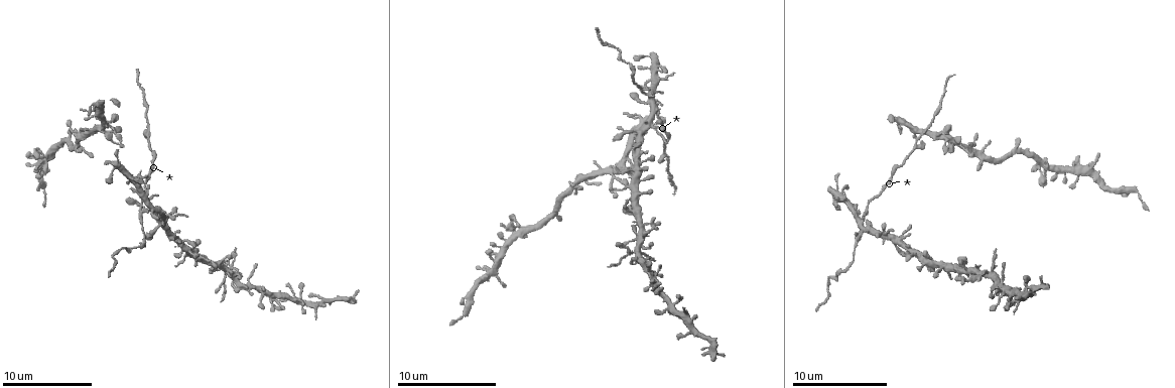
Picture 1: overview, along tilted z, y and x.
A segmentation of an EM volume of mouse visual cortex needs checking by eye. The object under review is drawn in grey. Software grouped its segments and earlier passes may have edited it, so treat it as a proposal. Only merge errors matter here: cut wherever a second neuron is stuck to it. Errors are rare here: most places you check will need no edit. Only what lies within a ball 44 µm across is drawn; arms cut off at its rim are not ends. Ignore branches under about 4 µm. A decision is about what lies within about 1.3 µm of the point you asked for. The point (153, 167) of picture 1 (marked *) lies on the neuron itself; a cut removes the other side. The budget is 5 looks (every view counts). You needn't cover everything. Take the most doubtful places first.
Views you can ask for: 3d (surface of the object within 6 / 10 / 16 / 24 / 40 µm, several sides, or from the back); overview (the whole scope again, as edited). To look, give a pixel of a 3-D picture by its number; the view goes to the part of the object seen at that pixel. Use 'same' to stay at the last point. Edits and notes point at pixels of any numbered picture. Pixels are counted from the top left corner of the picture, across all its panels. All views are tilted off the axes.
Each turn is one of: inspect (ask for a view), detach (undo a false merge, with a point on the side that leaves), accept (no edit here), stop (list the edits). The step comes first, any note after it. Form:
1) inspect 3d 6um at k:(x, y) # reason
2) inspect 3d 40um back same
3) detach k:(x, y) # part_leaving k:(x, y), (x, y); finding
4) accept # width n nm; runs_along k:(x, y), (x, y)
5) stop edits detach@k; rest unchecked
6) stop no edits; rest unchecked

inspect 3d 6um at 1:(667, 159) # sudden change in width

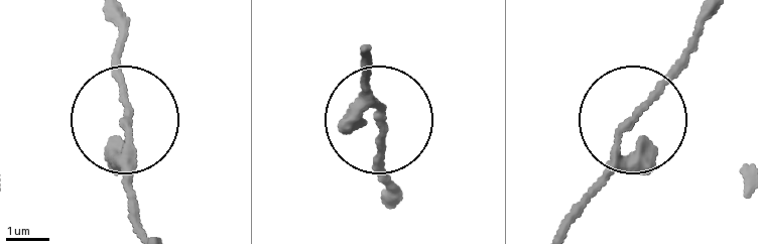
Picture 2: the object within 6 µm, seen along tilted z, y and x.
accept # width 180 nm; runs_along 2:(566, 223), (605, 170), (620, 127), (717, 14); all the same neuron

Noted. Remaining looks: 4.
inspect 3d 16um at 1:(651, 89)

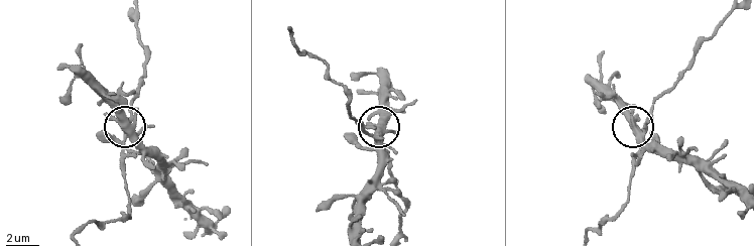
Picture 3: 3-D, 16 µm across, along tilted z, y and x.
inspect 3d 6um at 3:(636, 127)

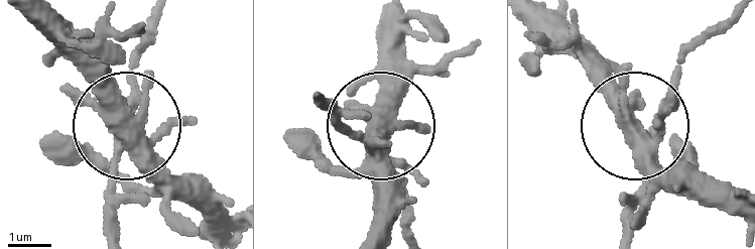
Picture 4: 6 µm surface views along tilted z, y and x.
accept # width 360 nm; one neuron here

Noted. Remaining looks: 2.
inspect 3d 10um at 1:(610, 175)

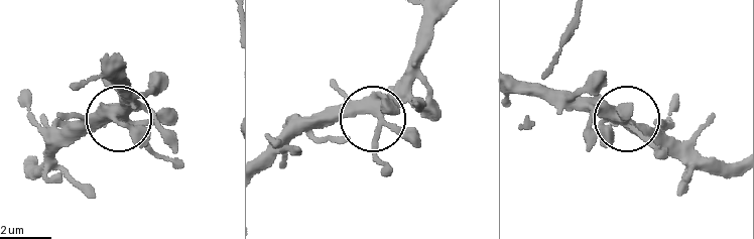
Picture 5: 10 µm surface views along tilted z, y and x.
inspect 3d 10um back at 5:(377, 116) # other side

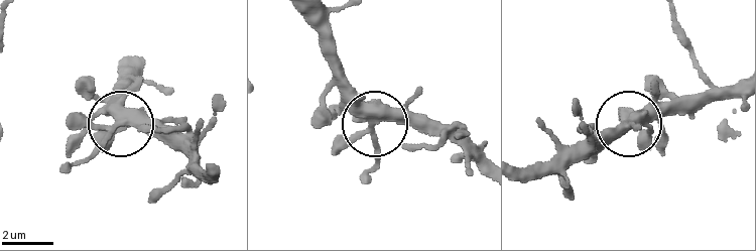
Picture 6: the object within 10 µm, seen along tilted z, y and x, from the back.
accept # continuous, no second neuron

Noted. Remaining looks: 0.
stop no edits; rest unchecked

